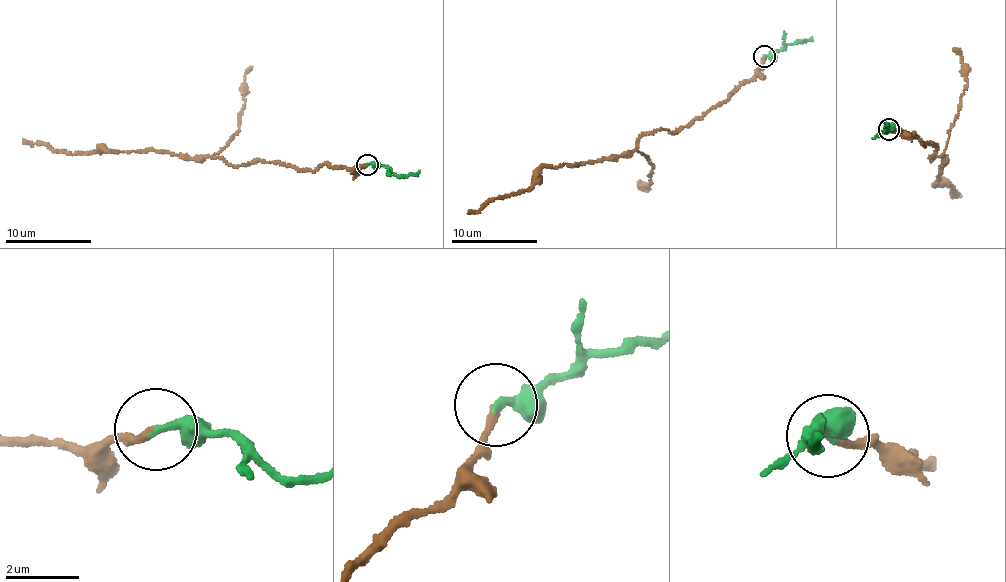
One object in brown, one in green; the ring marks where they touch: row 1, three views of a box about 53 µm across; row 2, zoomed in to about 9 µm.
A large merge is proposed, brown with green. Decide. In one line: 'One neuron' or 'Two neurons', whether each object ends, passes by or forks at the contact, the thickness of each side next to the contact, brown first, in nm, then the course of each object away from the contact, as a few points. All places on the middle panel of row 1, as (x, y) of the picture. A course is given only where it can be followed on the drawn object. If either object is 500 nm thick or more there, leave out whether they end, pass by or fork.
Two neurons. At the ring brown ends. At the ring green ends. Thickness 200 nm (brown) against 280 nm. Course of brown: (763, 57), (761, 69), (726, 101), (685, 127), (654, 130), (619, 156), (543, 167), (530, 188), (468, 213). Course of green: (763, 57), (811, 37)

